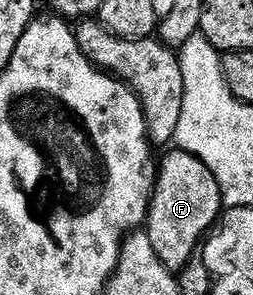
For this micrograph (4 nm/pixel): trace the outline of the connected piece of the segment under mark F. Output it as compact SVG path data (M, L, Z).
M173 149L165 160L162 158L147 220L147 234L161 264L174 273L188 267L198 254L199 244L210 234L222 211L219 181L215 181L211 169L207 169L199 157Z

